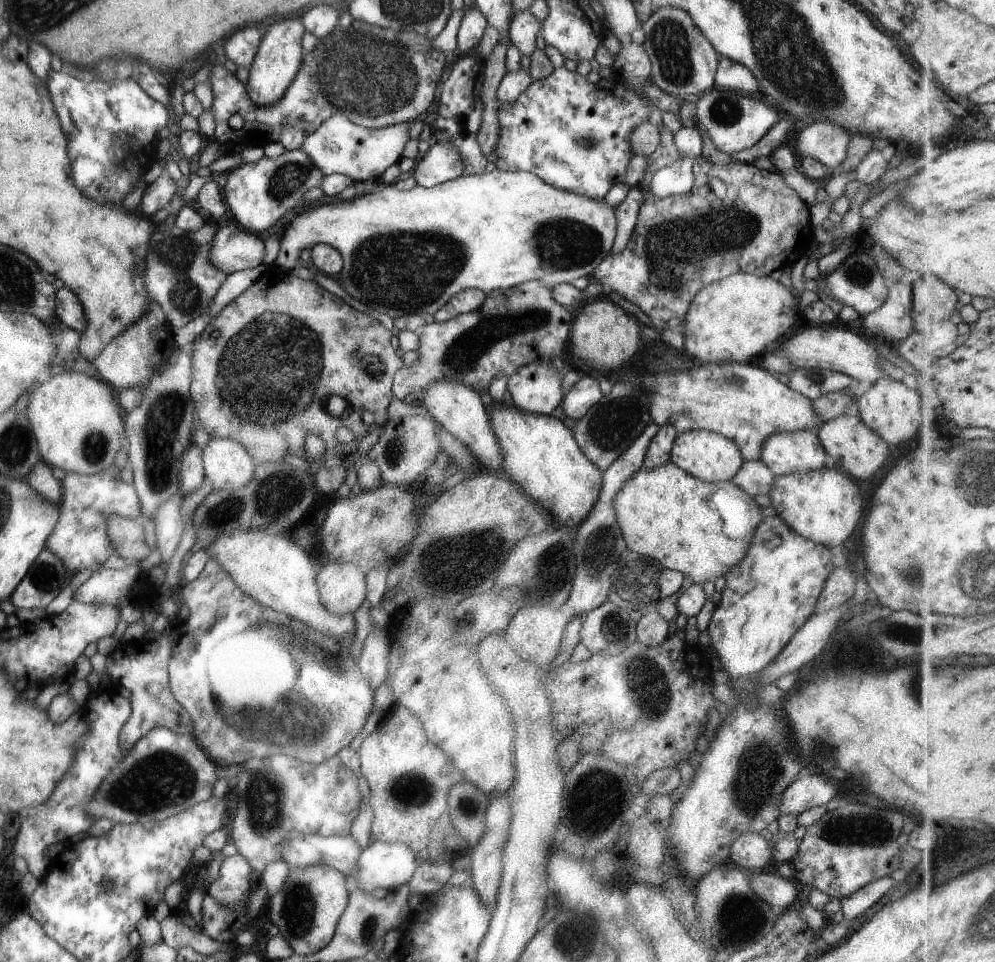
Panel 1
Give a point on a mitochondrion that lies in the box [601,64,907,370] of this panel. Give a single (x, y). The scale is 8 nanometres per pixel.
(672, 249)

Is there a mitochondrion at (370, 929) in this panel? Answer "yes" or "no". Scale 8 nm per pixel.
yes

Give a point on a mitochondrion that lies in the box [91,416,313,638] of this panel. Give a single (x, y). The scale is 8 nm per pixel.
(282, 484)

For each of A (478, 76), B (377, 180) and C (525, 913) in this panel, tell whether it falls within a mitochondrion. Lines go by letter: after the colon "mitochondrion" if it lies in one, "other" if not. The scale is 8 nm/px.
A: other
B: other
C: other

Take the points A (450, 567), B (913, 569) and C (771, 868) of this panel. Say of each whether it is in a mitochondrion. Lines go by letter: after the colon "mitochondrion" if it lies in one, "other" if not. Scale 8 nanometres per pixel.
A: mitochondrion
B: mitochondrion
C: other

